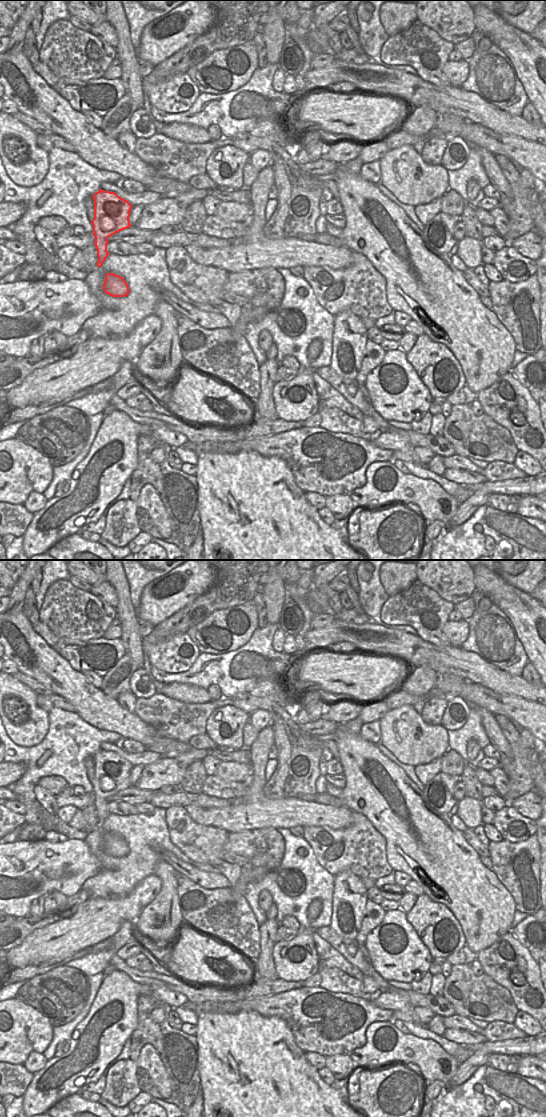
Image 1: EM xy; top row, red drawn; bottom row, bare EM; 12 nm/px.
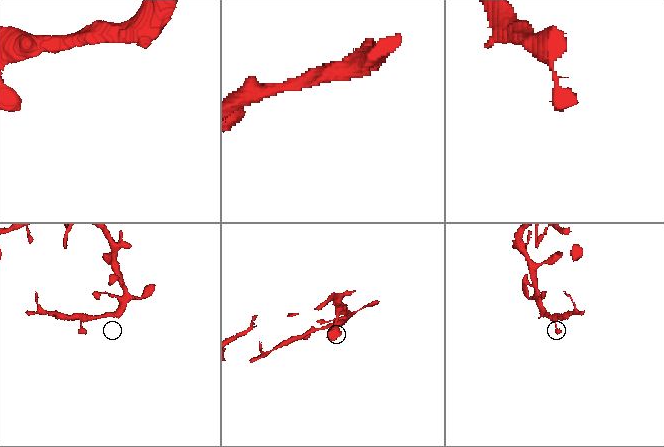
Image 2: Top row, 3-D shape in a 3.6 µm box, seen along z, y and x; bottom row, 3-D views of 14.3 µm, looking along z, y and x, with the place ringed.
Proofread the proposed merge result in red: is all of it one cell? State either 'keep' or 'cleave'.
keep

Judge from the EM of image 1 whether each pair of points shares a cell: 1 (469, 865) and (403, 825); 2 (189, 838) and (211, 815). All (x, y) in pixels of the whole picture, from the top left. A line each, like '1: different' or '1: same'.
1: same
2: different

